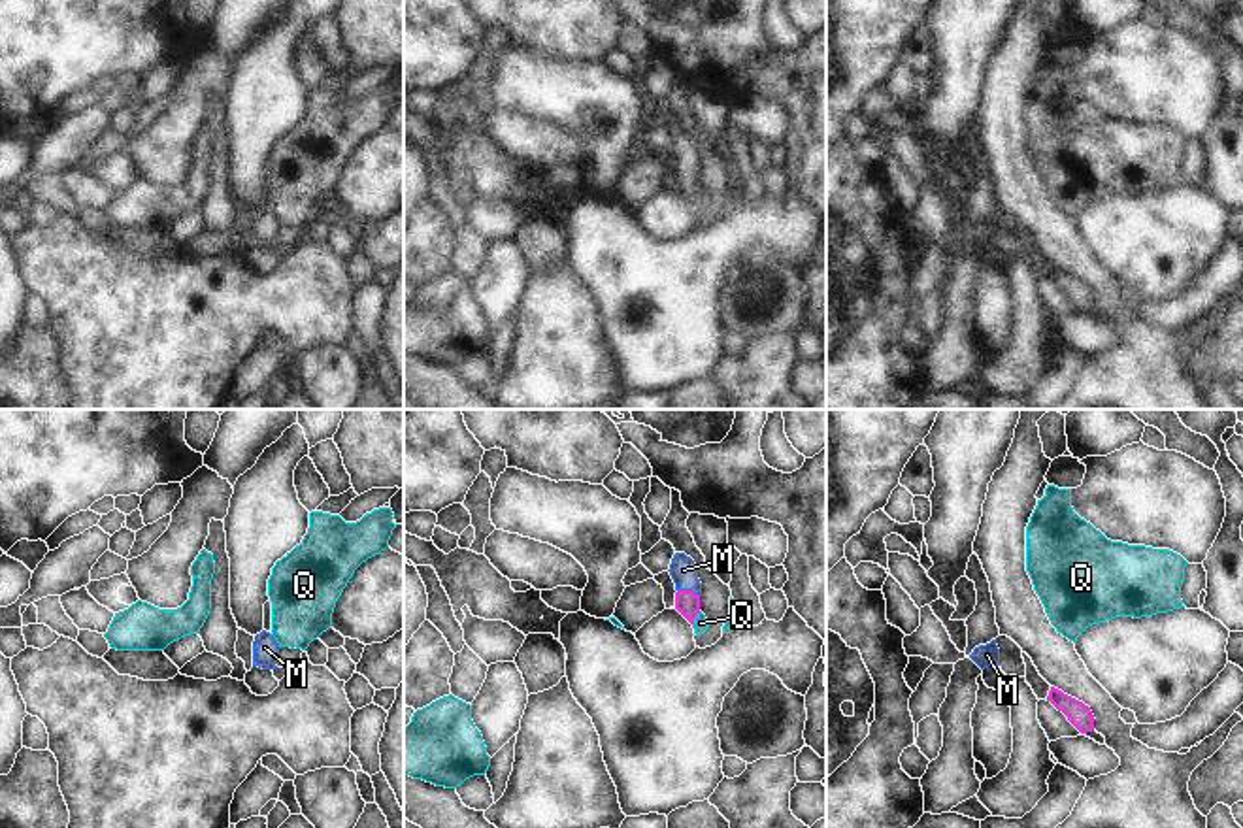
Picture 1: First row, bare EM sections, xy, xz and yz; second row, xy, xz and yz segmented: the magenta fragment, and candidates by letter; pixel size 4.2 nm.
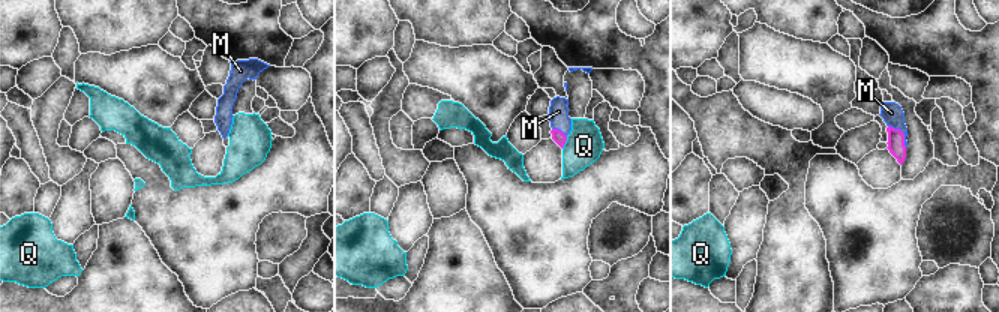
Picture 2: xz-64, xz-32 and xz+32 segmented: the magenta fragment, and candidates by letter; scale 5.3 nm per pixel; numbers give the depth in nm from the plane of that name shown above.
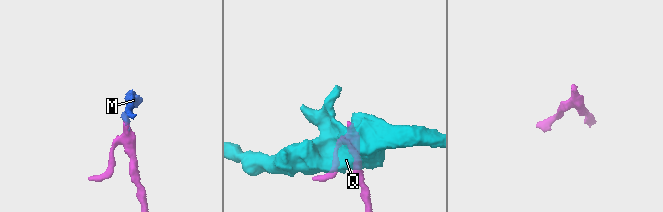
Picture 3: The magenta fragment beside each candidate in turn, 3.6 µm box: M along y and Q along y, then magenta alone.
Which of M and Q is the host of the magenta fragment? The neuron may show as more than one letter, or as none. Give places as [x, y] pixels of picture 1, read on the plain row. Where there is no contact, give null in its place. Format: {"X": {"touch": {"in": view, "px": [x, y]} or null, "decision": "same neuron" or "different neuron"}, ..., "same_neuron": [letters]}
{"M": {"touch": {"in": "xz", "px": [689, 168]}, "decision": "same neuron"}, "Q": {"touch": {"in": "xz", "px": [695, 195]}, "decision": "different neuron"}, "same_neuron": ["M"]}

